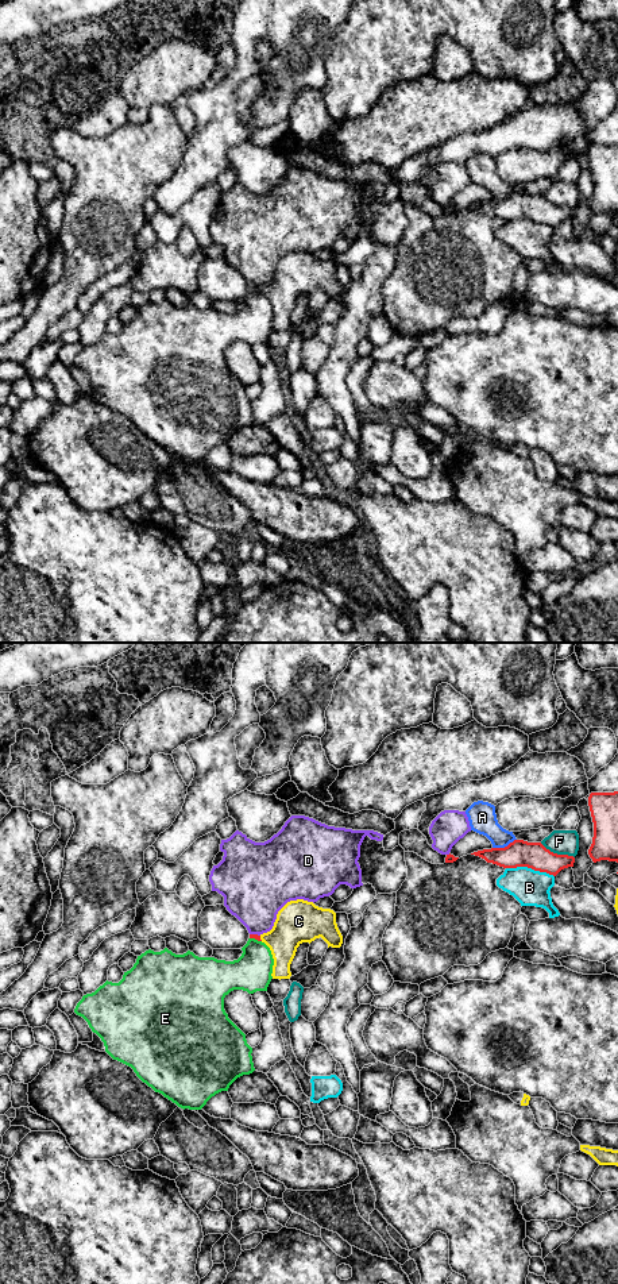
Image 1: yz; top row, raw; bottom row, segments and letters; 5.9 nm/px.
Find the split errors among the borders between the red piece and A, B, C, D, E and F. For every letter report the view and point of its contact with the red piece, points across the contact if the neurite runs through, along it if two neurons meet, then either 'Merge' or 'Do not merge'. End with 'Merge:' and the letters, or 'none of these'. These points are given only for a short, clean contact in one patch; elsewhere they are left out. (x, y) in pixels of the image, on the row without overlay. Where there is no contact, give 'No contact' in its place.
A: Touches red at yz (505, 199). Do not merge
B: Touches red at yz (530, 219). Do not merge
C: Touches red at yz (259, 290). Boundary: yz (259, 288), (262, 292). Do not merge
D: Touches red at yz (255, 286). Do not merge
E: Touches red at yz (255, 290). Boundary: yz (250, 289), (261, 293). Do not merge
F: Touches red at yz (556, 205). Do not merge
Merge: none of these

